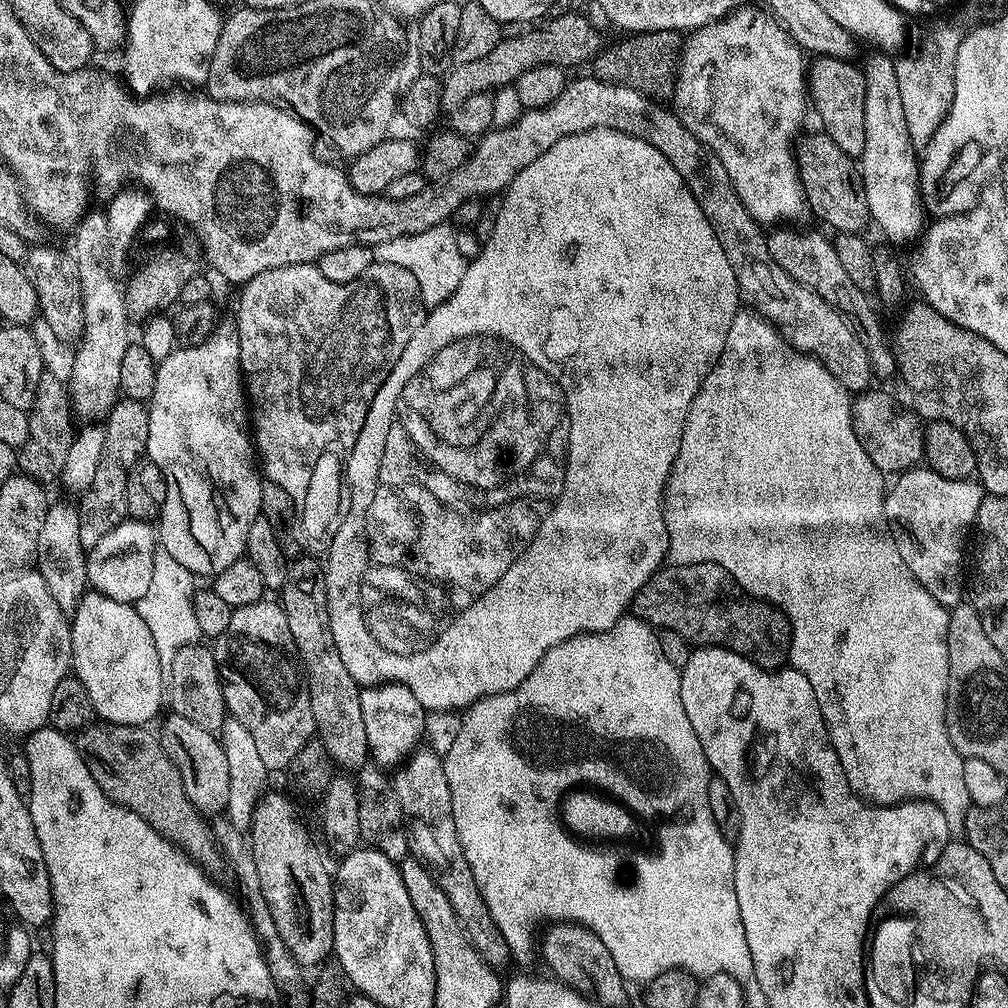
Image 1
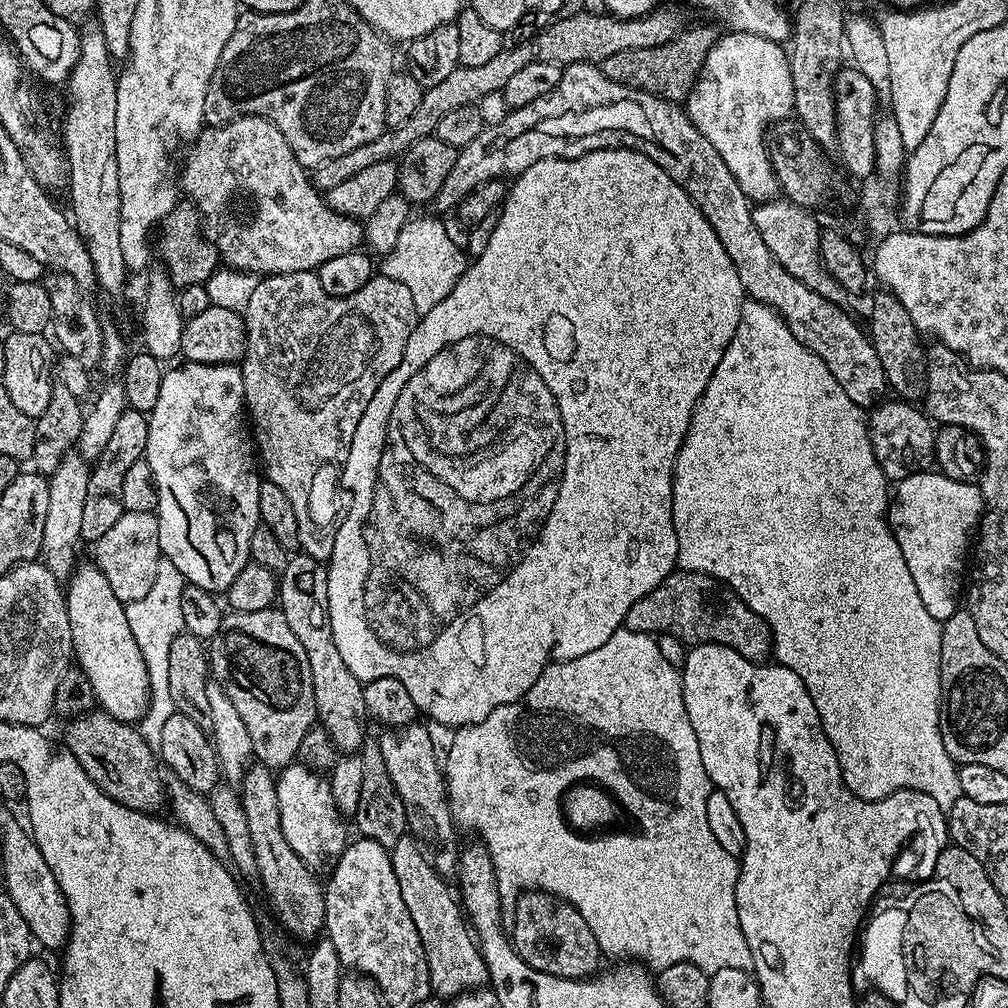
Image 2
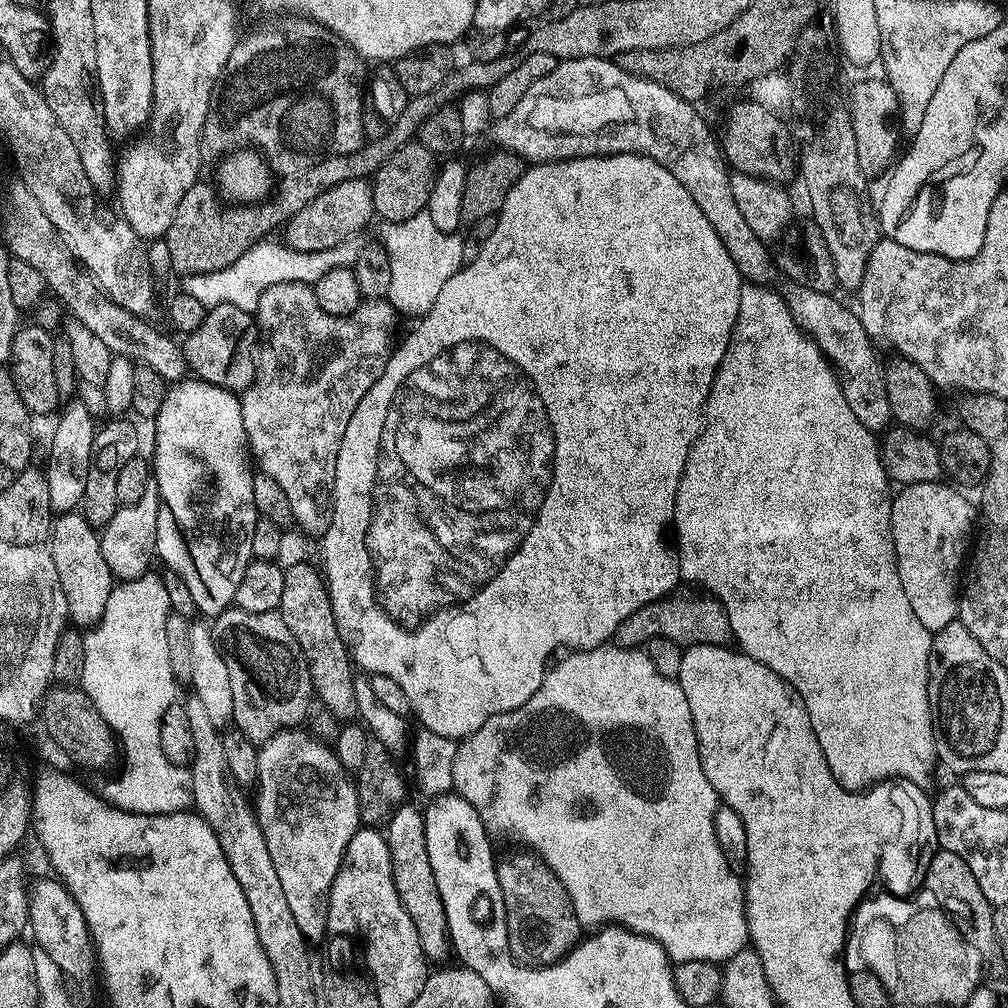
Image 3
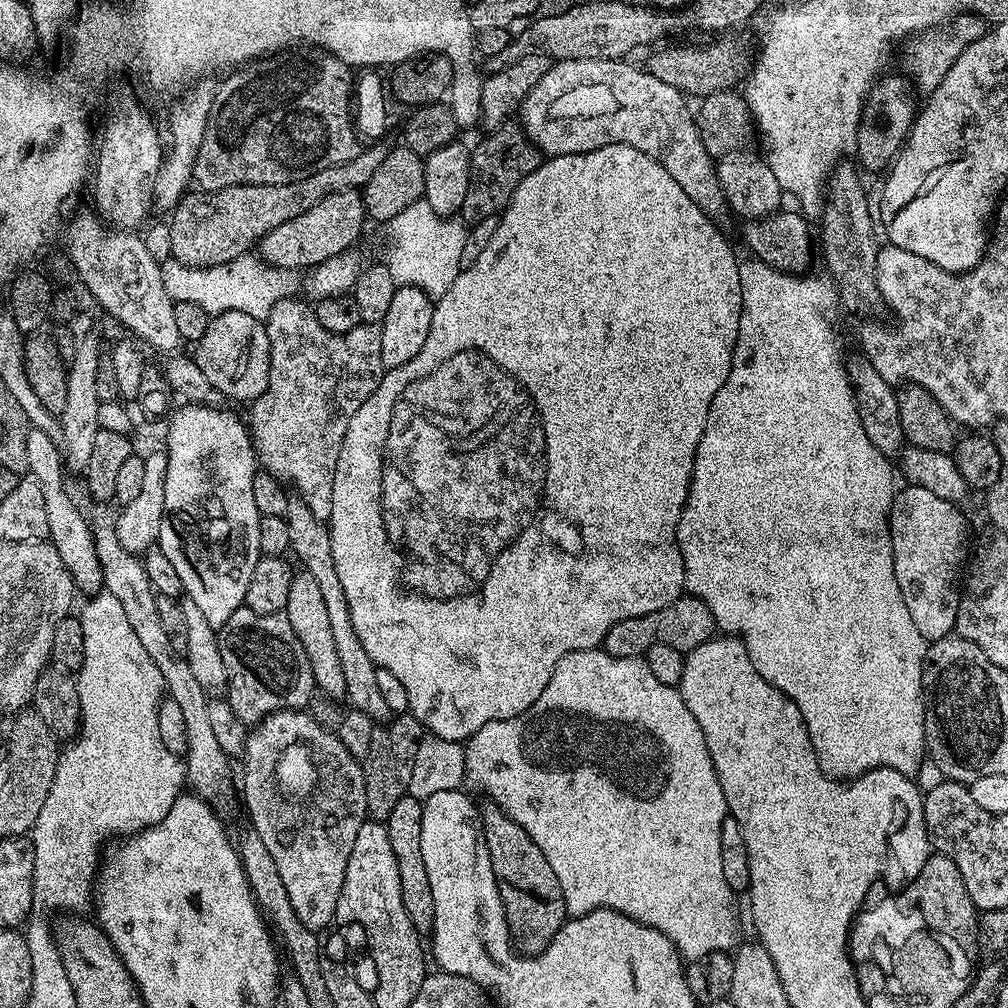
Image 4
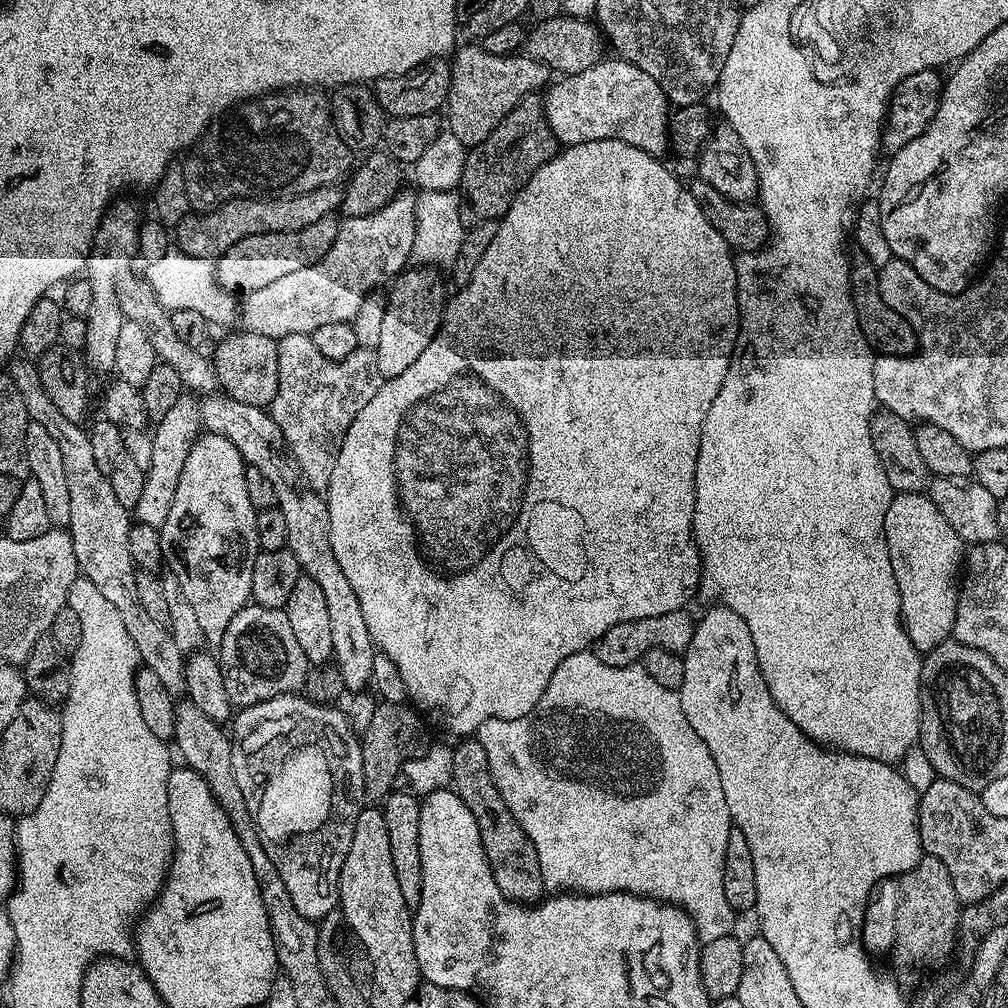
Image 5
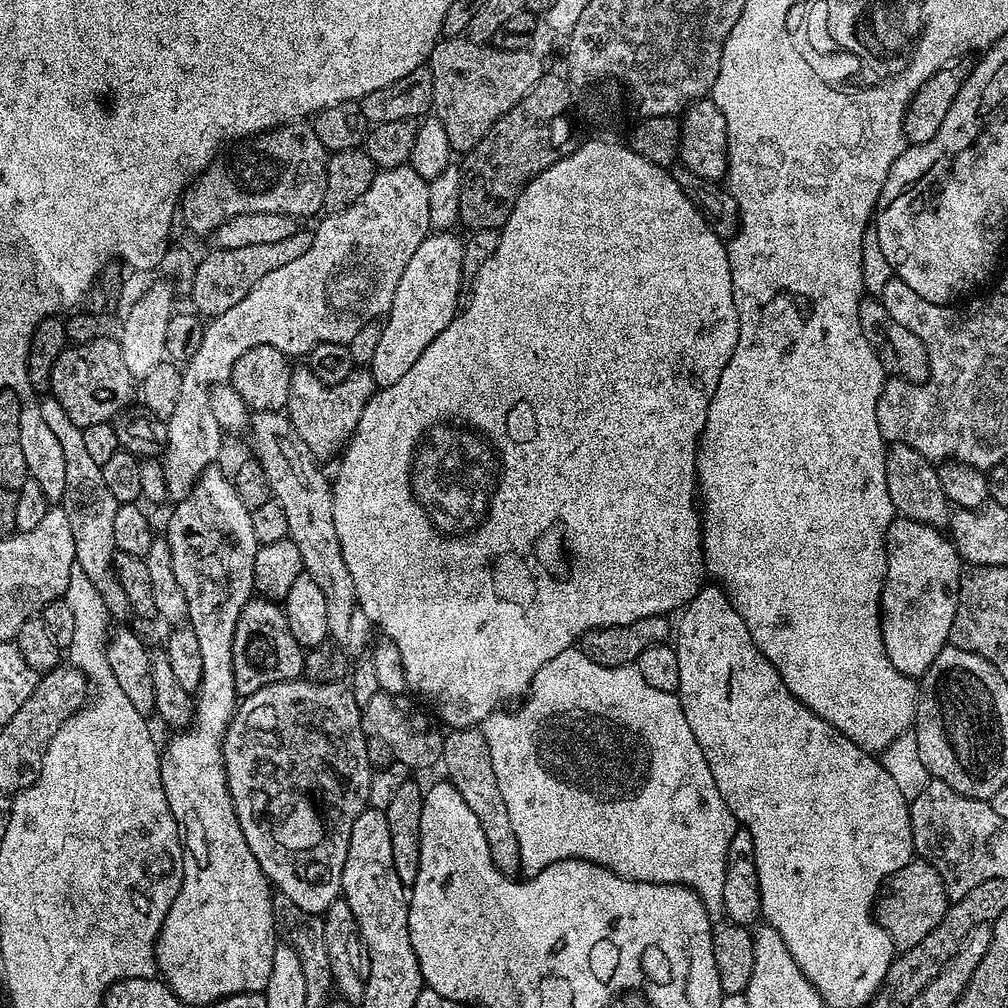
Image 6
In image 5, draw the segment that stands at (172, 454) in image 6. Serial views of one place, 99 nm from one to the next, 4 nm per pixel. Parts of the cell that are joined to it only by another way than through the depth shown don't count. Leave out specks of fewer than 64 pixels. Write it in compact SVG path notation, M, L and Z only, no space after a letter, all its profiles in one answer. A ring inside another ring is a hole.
M401 190L386 206L382 206L382 210L365 216L349 216L341 219L339 225L334 246L326 250L317 264L306 266L294 274L285 274L273 283L262 286L262 290L254 290L243 297L238 308L239 323L244 323L241 324L243 331L279 338L286 334L311 334L318 330L318 326L326 326L329 322L351 322L358 314L358 306L362 306L372 292L383 289L409 267L414 246L416 197L411 191ZM181 394L166 418L155 421L154 428L156 433L152 436L152 449L148 452L144 473L146 486L142 486L134 516L139 523L159 529L166 522L166 514L170 514L170 502L174 502L174 490L178 490L178 478L182 478L182 466L186 466L186 454L190 454L192 444L202 432L197 397Z

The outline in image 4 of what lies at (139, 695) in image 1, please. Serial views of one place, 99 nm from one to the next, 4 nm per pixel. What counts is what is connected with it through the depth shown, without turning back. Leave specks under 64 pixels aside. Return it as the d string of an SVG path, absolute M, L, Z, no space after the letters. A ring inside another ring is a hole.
M37 428L29 429L26 440L26 454L28 456L29 475L38 479L38 484L45 496L46 519L49 520L49 541L58 550L58 556L62 559L67 572L72 576L73 585L80 591L88 592L87 595L95 595L101 591L104 579L102 578L101 562L98 560L97 548L94 546L91 523L80 512L69 492L66 490L64 476L66 477L66 465L63 459L63 451L48 435Z

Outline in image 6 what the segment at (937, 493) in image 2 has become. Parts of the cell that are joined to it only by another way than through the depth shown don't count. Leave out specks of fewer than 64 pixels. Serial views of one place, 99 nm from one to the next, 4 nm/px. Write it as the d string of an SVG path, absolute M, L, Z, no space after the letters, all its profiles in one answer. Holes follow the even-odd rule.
M903 518L893 519L888 527L884 549L886 574L880 595L882 642L890 662L903 676L919 678L948 644L950 626L954 626L962 575L960 553L941 529Z

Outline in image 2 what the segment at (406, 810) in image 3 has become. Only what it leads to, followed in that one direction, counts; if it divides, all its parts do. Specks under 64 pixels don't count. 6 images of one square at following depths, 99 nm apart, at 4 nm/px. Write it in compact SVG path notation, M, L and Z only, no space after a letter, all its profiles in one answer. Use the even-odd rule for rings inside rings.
M405 834L391 848L390 855L402 902L406 902L406 910L410 910L410 918L418 929L418 938L422 938L422 950L426 954L433 993L440 998L451 998L485 987L488 984L486 962L464 915L461 901L454 892L452 897L448 889L449 881L438 870L434 870L420 844L411 835Z

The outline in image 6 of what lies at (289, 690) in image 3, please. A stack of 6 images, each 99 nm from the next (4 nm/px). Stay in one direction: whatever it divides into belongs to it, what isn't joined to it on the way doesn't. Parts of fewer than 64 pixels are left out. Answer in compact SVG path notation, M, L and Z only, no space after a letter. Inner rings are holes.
M263 598L249 600L247 606L240 611L232 647L234 686L241 697L254 694L271 684L301 679L305 655L305 649L294 642L286 614L277 601Z

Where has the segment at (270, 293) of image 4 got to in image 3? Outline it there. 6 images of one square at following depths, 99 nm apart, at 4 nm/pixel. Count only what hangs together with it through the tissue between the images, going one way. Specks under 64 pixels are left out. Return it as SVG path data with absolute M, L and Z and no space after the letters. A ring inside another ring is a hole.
M353 238L338 242L330 250L314 250L313 252L303 252L288 247L287 243L268 244L261 242L254 245L246 254L238 258L238 262L230 262L226 270L214 270L210 274L198 274L187 277L183 281L183 291L188 292L202 306L208 309L214 306L238 306L238 310L246 310L255 313L258 306L258 298L262 298L264 291L278 282L302 282L303 284L314 285L326 270L334 268L347 268L355 265L358 258L358 250L361 241Z

